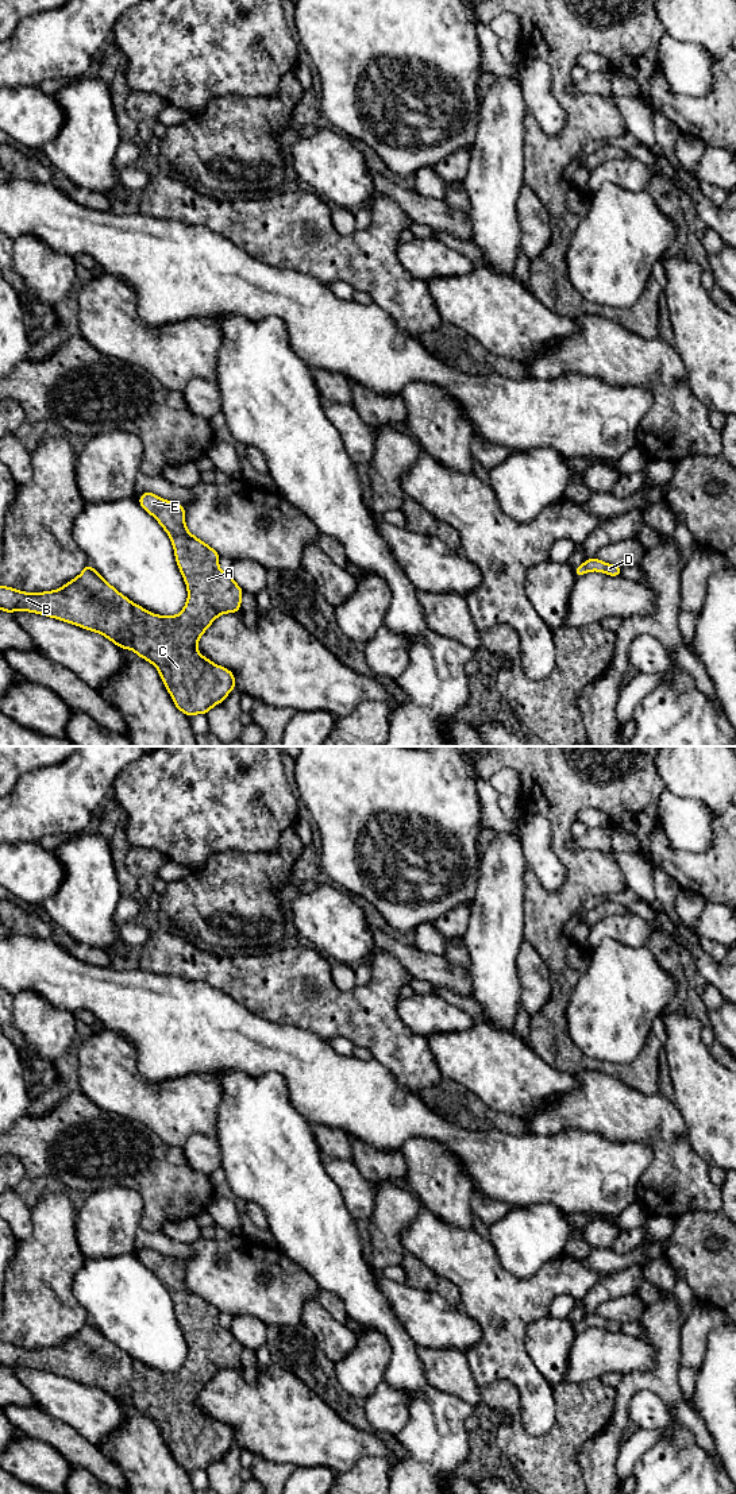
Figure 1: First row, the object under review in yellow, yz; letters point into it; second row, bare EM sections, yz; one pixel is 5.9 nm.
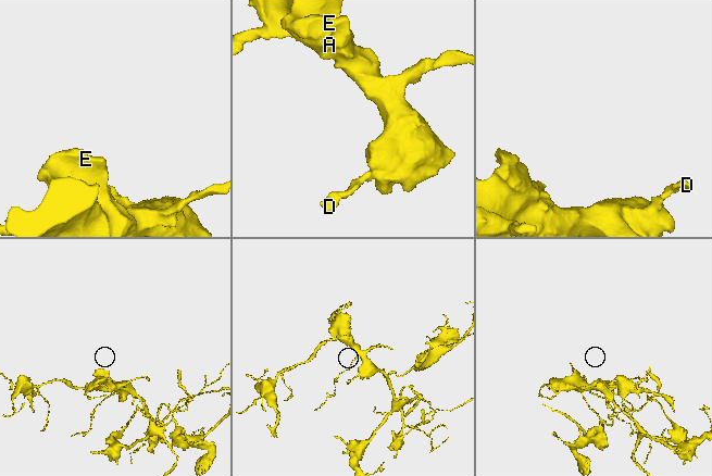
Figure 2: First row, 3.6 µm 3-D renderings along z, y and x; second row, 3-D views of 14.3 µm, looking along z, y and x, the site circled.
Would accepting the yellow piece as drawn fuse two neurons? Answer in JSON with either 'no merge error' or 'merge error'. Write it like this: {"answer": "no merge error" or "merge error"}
{"answer": "no merge error"}

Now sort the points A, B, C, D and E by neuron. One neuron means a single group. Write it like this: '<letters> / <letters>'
A B C D E

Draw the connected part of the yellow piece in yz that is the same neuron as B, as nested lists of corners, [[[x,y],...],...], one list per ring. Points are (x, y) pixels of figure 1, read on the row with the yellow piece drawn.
[[[149,491],[143,493],[138,501],[172,540],[176,561],[188,590],[188,601],[178,615],[157,615],[147,611],[122,595],[89,564],[77,578],[53,591],[24,592],[0,586],[0,609],[9,614],[15,610],[31,611],[100,633],[119,648],[131,649],[151,663],[180,711],[188,717],[207,714],[235,690],[235,677],[230,669],[204,657],[197,651],[197,644],[219,615],[240,610],[243,590],[231,574],[220,570],[220,555],[186,529],[185,507],[181,503],[165,501]]]

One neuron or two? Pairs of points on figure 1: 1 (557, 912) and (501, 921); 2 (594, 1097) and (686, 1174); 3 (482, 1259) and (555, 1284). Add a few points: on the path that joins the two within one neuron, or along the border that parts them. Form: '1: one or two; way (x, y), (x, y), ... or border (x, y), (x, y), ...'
1: two; border (526, 887), (523, 939)
2: one; way (619, 1112), (632, 1116), (666, 1150)
3: one; way (500, 1276), (509, 1285), (538, 1285)

